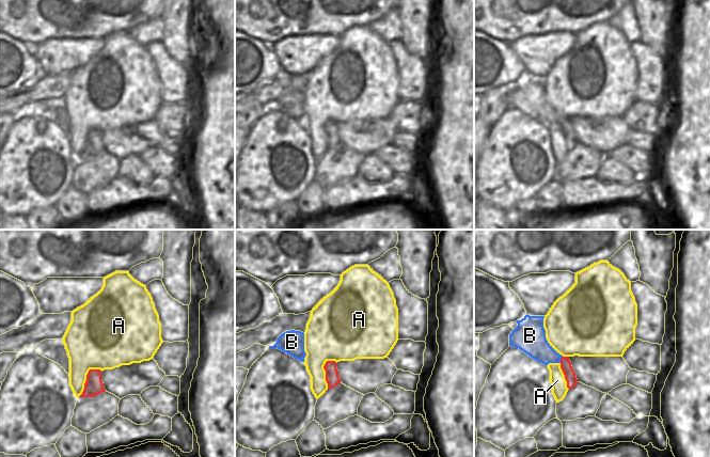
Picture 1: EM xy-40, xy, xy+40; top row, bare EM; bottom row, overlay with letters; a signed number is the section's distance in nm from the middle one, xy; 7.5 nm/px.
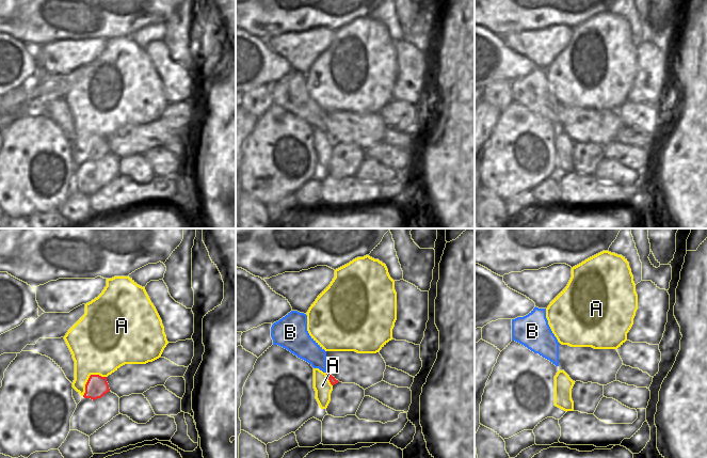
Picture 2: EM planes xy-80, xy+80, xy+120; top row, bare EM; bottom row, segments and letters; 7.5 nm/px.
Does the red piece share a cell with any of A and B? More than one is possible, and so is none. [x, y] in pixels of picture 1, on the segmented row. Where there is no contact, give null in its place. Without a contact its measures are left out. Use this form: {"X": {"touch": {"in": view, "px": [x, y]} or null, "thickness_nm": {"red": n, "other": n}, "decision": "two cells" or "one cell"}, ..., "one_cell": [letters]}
{"A": {"touch": {"in": "xy-40", "px": [87, 378]}, "thickness_nm": {"red": 140, "other": 360}, "decision": "two cells"}, "B": {"touch": {"in": "xy+40", "px": [561, 359]}, "thickness_nm": {"red": 80, "other": 200}, "decision": "one cell"}, "one_cell": ["B"]}

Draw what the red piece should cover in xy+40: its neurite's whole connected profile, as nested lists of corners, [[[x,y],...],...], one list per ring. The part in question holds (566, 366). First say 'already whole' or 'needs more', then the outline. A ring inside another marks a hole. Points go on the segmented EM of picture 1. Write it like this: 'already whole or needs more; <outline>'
needs more; [[[526,314],[521,320],[517,320],[518,326],[509,334],[509,346],[519,348],[545,365],[559,363],[567,381],[567,388],[572,389],[578,383],[578,379],[569,357],[563,357],[548,343],[543,318],[545,316]]]

